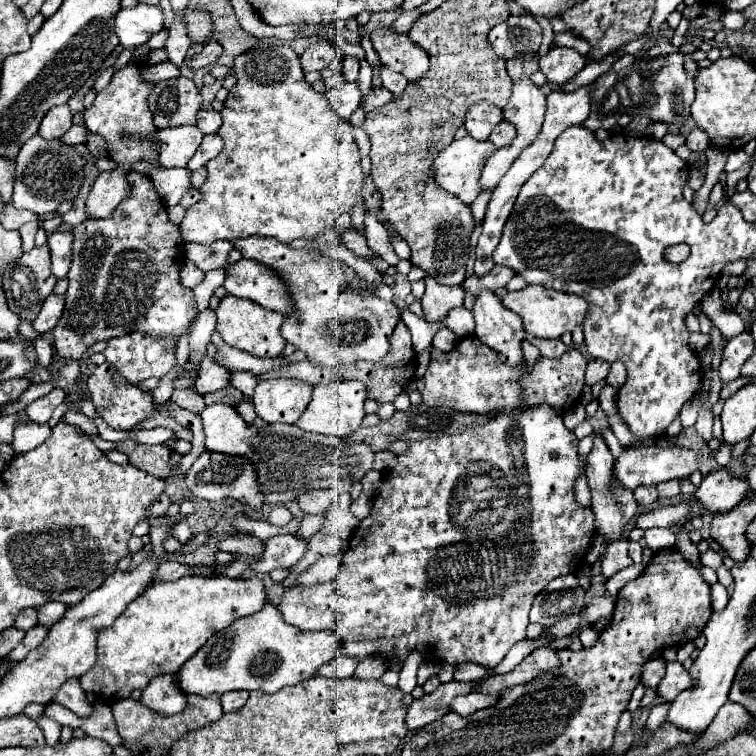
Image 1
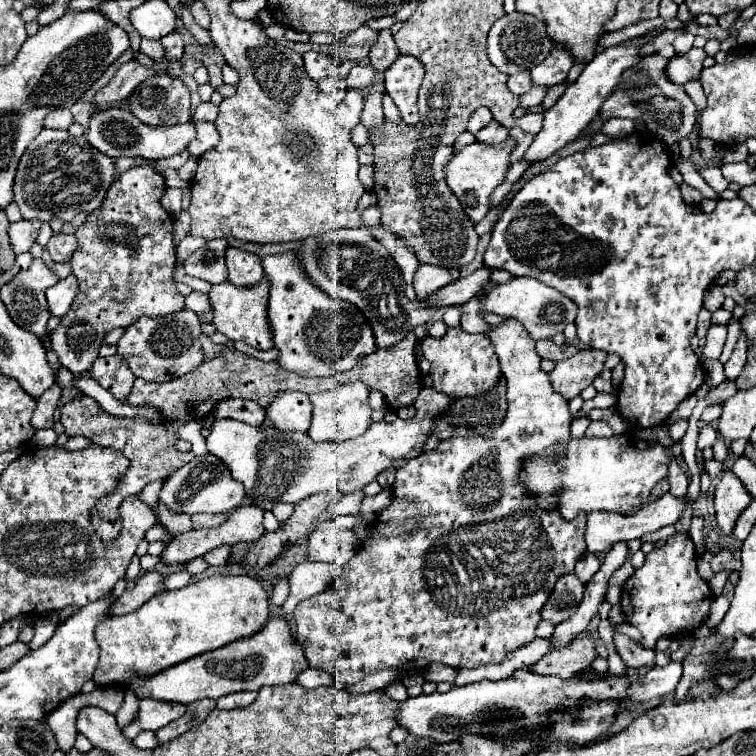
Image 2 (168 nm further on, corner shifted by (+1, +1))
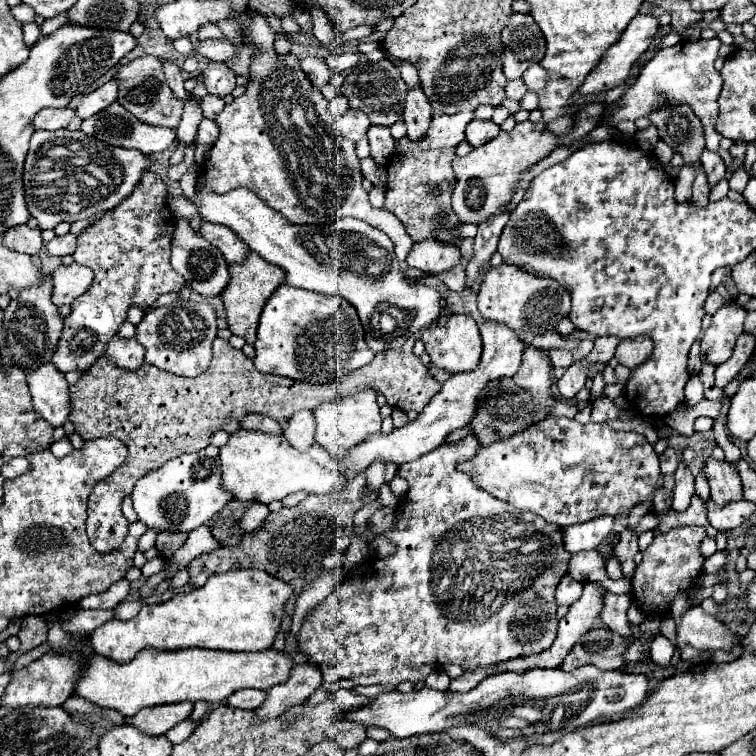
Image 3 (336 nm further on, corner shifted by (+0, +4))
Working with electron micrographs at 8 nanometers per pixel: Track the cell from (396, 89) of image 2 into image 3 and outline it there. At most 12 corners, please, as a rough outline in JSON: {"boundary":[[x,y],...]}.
{"boundary":[[410,88],[404,102],[408,138],[420,140],[432,108],[422,88]]}

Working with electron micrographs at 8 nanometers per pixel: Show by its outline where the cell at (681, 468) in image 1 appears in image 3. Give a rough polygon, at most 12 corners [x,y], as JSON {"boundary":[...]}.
{"boundary":[[558,416],[482,446],[478,488],[558,526],[660,484],[642,434]]}

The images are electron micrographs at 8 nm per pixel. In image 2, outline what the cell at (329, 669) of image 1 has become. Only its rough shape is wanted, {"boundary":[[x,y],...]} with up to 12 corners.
{"boundary":[[305,669],[295,679],[305,689],[331,685],[327,671]]}

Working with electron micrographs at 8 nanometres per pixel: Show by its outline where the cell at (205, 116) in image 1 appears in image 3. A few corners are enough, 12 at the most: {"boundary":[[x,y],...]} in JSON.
{"boundary":[[208,94],[200,102],[204,118],[216,120],[224,108],[220,96]]}

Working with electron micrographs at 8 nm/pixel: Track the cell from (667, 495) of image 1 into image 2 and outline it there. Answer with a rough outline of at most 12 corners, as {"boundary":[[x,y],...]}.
{"boundary":[[667,449],[669,463],[669,485],[673,497],[687,493],[687,473],[675,461],[671,449]]}

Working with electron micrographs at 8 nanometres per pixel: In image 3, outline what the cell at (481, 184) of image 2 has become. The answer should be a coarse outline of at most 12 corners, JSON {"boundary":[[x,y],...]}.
{"boundary":[[520,122],[454,158],[452,208],[482,224],[518,174],[556,148],[544,122]]}

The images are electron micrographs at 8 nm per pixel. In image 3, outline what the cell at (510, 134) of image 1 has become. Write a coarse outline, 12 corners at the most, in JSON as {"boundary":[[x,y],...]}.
{"boundary":[[472,120],[466,140],[482,146],[498,136],[500,126],[492,120]]}

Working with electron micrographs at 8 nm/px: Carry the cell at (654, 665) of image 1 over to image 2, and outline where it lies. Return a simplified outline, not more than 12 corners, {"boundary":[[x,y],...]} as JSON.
{"boundary":[[613,635],[615,649],[625,665],[655,667],[653,651],[627,635]]}

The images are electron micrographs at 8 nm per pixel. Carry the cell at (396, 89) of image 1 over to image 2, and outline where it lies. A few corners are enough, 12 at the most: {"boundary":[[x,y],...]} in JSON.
{"boundary":[[383,95],[383,113],[391,123],[399,123],[399,109]]}

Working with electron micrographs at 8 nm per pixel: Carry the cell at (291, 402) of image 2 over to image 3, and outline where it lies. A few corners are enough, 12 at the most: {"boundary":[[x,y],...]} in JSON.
{"boundary":[[300,410],[282,424],[298,450],[314,444],[314,414]]}

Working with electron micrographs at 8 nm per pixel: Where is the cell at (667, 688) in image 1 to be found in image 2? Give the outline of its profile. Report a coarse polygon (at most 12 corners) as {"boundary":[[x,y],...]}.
{"boundary":[[681,663],[631,679],[517,669],[399,703],[397,725],[451,743],[545,739],[555,711],[673,695]]}

